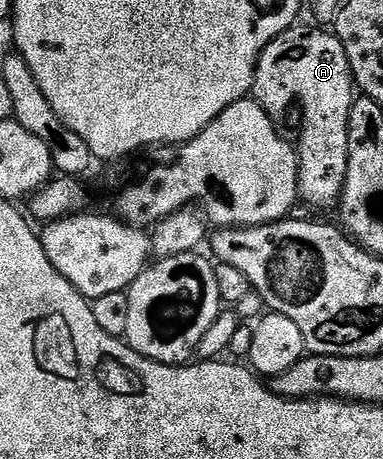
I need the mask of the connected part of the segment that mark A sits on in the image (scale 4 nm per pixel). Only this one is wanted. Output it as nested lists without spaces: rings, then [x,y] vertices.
[[[294,25],[290,30],[283,31],[278,38],[270,41],[270,45],[266,45],[256,66],[251,94],[274,121],[280,121],[288,107],[300,102],[300,143],[295,144],[296,154],[300,156],[296,190],[299,198],[303,202],[305,199],[312,207],[335,208],[344,188],[348,164],[348,122],[354,98],[352,70],[346,61],[342,41],[338,41],[331,30],[300,26]]]

